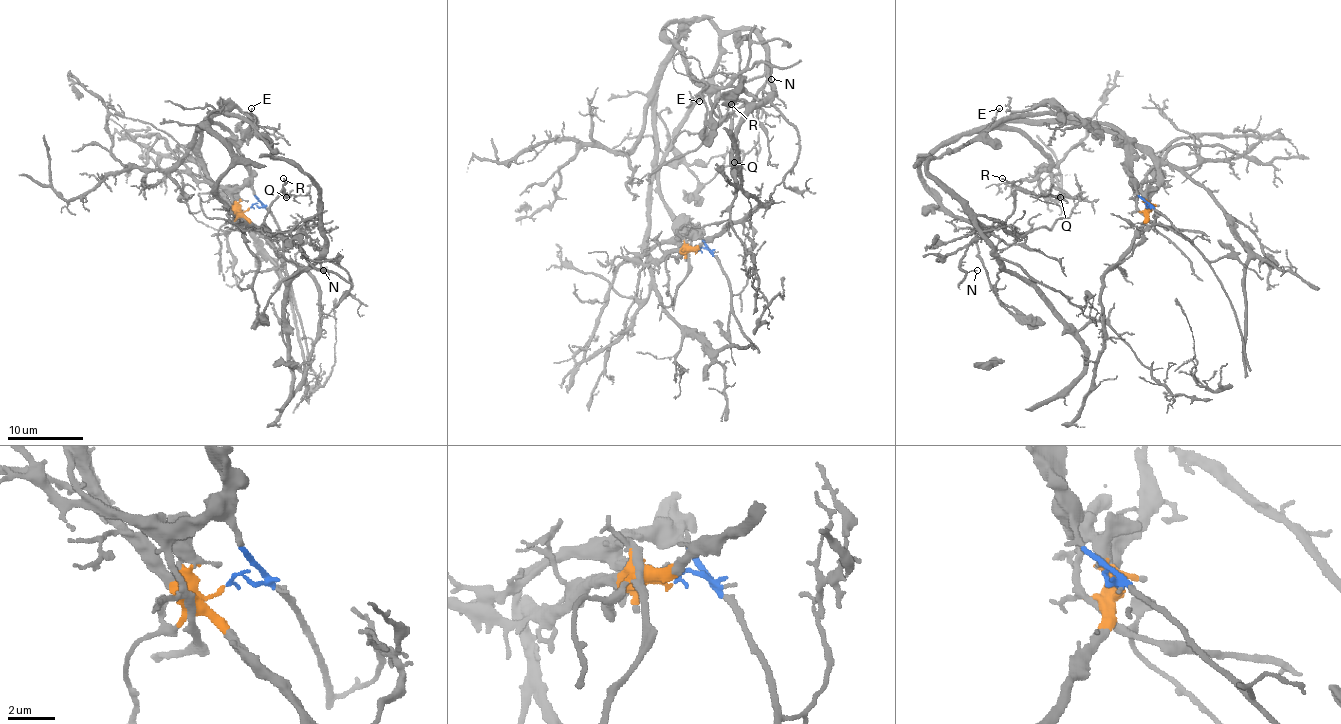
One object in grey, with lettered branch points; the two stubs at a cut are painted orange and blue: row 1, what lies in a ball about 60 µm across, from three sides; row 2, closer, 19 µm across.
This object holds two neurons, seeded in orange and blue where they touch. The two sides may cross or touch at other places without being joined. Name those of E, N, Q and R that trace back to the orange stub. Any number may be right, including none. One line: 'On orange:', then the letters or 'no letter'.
On orange: N, Q, R

